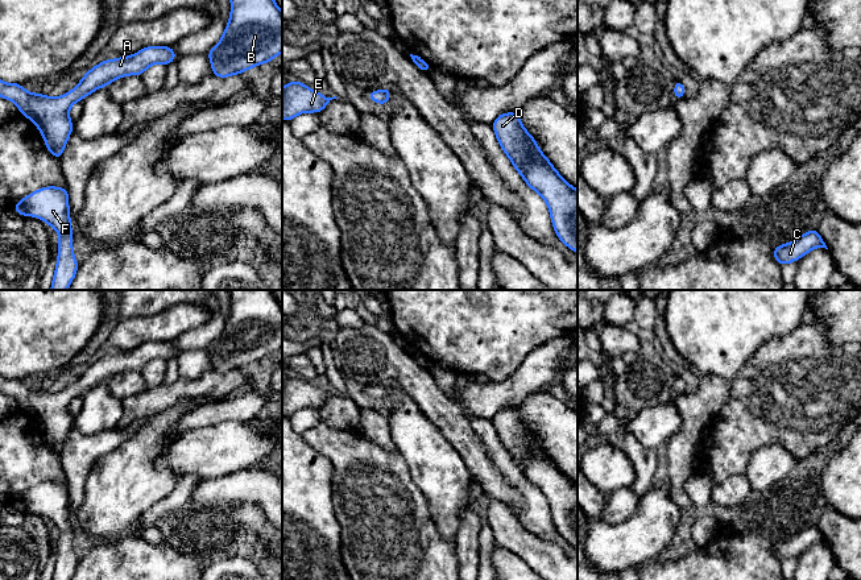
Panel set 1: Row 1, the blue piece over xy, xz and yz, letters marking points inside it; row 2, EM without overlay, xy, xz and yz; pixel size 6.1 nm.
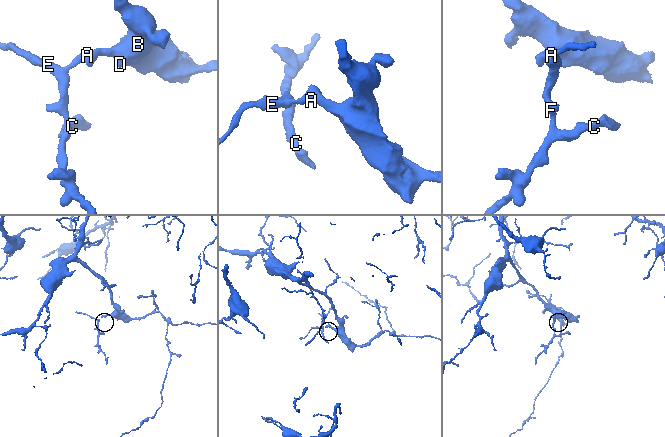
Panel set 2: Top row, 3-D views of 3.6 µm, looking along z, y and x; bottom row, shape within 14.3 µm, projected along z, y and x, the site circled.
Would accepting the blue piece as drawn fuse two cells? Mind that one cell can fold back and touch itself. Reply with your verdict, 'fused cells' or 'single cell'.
single cell

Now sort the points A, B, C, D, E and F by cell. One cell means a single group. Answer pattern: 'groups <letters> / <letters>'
groups A B C D E F

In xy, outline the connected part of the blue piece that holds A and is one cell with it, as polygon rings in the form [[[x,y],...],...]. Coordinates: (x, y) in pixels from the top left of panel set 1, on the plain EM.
[[[146,341],[129,352],[104,355],[90,364],[78,377],[78,382],[58,393],[30,389],[20,378],[0,376],[0,393],[13,397],[20,410],[30,414],[41,427],[47,446],[61,456],[63,444],[73,427],[73,417],[69,413],[71,401],[88,392],[100,382],[125,370],[142,370],[154,359],[170,360],[177,353],[171,341]]]

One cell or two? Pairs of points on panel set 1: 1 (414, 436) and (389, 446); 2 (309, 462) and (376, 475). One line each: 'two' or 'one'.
1: two
2: two

